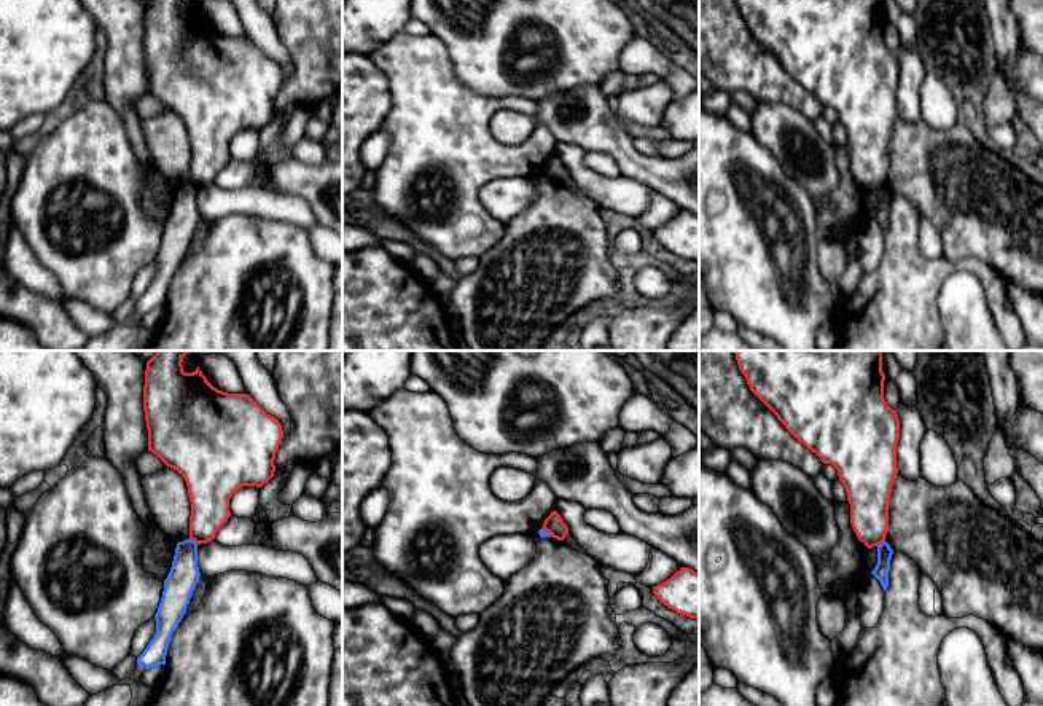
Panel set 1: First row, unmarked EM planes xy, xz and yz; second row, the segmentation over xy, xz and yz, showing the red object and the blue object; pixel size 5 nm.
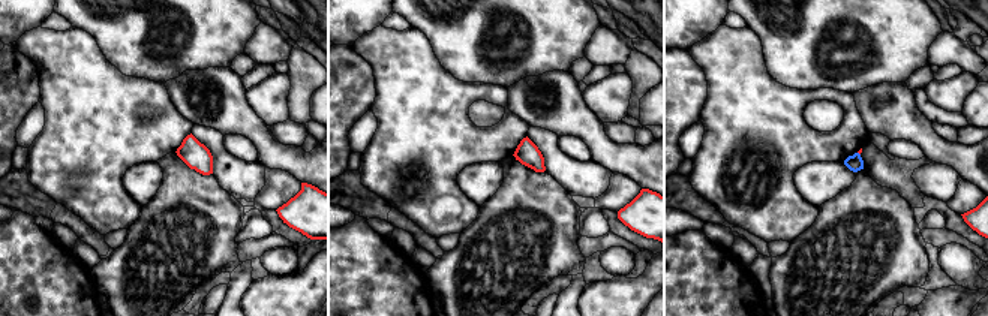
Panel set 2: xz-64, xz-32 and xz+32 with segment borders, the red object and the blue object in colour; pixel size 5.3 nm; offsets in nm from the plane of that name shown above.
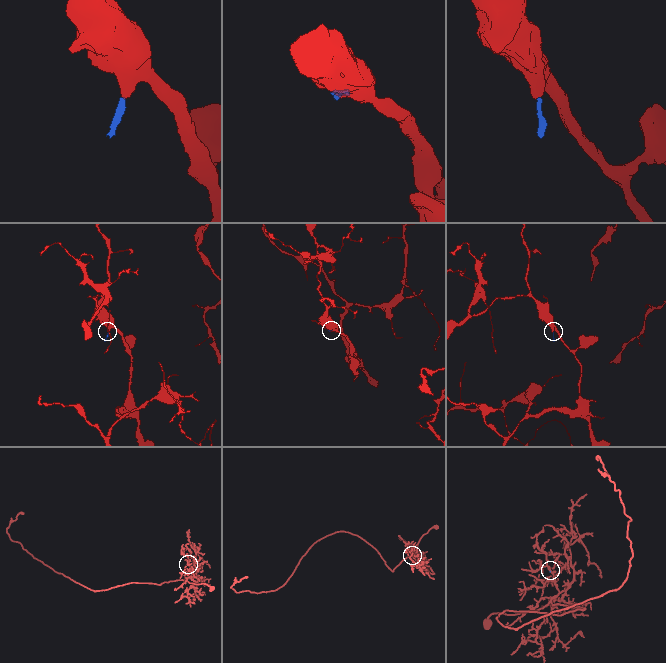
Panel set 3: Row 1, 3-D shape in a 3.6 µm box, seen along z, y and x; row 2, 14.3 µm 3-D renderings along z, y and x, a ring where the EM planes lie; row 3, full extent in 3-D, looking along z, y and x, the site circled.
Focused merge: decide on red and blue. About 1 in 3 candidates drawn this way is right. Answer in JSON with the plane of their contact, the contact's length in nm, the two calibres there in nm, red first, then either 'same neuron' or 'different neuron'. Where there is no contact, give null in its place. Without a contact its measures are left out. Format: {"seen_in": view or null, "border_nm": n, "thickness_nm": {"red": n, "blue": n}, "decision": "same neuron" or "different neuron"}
{"seen_in": "xy", "border_nm": 60, "thickness_nm": {"red": 200, "blue": 150}, "decision": "different neuron"}

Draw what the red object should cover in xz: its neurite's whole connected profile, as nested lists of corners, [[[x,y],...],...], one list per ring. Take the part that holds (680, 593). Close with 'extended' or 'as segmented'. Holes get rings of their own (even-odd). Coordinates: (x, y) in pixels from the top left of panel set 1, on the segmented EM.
[[[680,567],[670,579],[653,586],[654,596],[680,615],[699,620],[699,574]]] | as segmented

